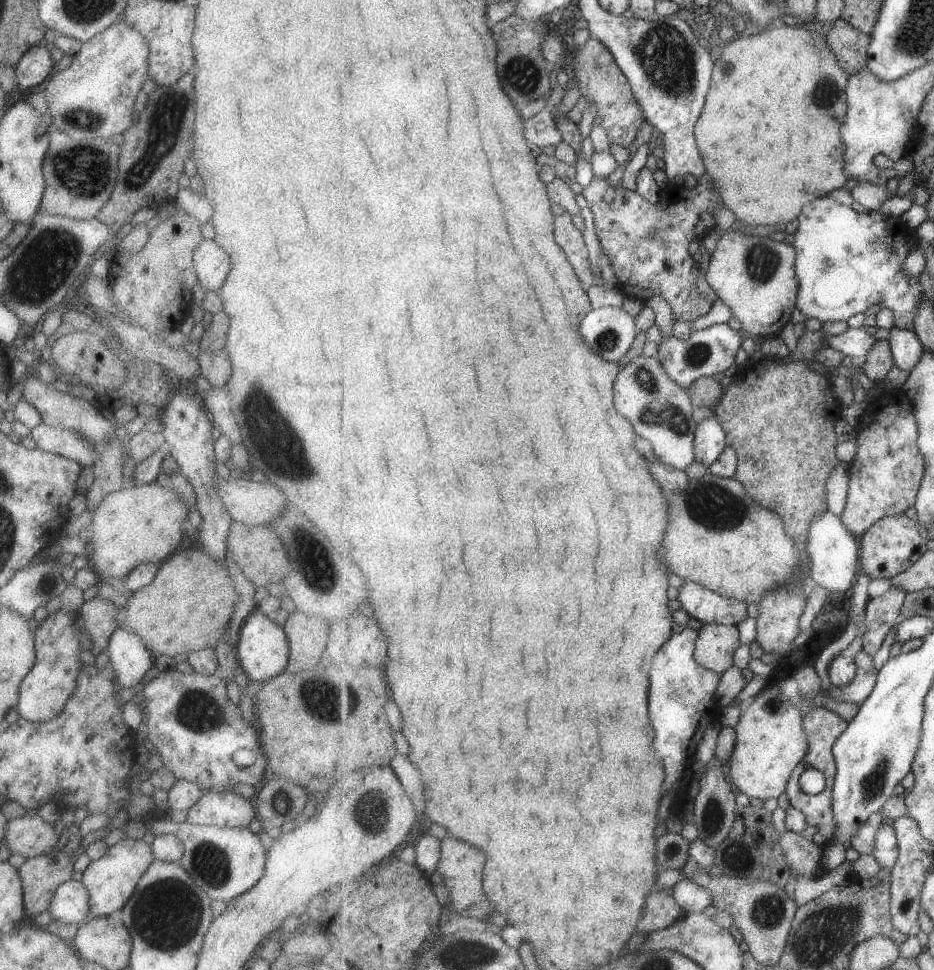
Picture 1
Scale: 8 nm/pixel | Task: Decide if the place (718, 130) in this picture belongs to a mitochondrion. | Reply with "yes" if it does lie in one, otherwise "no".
no

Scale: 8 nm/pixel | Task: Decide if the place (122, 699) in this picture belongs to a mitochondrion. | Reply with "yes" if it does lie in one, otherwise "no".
no

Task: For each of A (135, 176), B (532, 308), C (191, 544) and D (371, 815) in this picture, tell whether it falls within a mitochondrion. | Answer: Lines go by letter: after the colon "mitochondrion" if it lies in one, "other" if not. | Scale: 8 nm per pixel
A: mitochondrion
B: other
C: other
D: mitochondrion

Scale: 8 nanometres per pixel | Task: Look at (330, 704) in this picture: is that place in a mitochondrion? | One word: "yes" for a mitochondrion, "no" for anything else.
yes

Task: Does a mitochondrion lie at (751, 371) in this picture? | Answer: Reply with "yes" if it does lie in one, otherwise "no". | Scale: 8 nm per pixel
no

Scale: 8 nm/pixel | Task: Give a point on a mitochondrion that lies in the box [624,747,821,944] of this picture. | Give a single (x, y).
(766, 912)

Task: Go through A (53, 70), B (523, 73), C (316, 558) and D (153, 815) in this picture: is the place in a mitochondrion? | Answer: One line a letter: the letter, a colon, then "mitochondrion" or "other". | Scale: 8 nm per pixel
A: other
B: mitochondrion
C: mitochondrion
D: other

